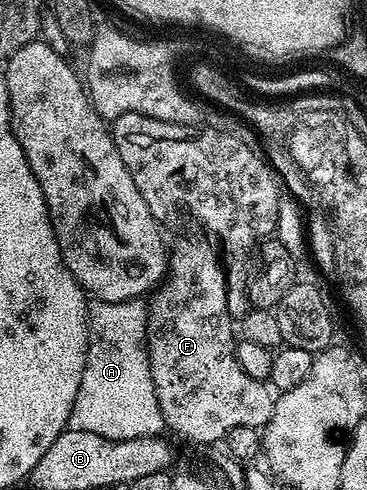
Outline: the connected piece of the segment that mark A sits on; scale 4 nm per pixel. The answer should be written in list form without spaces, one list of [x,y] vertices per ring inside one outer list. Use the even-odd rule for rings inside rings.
[[[141,298],[122,302],[94,301],[89,308],[89,351],[83,380],[69,413],[68,429],[95,432],[107,440],[122,442],[156,438],[166,429],[165,417],[151,380],[147,344],[148,305]]]

